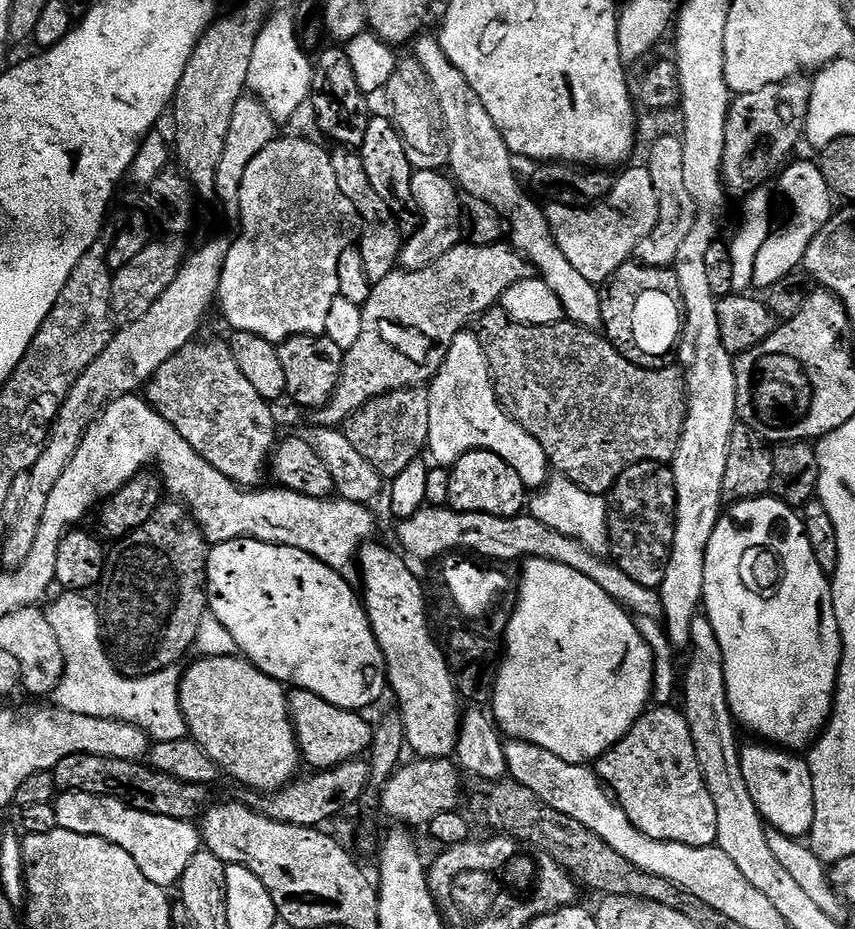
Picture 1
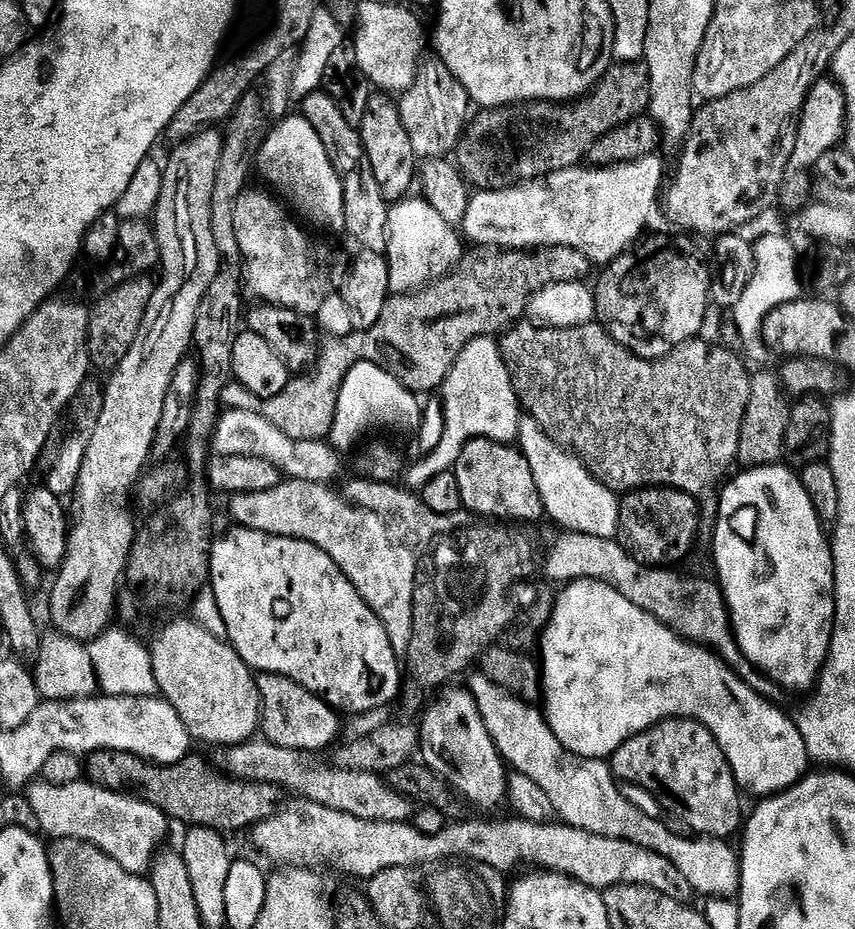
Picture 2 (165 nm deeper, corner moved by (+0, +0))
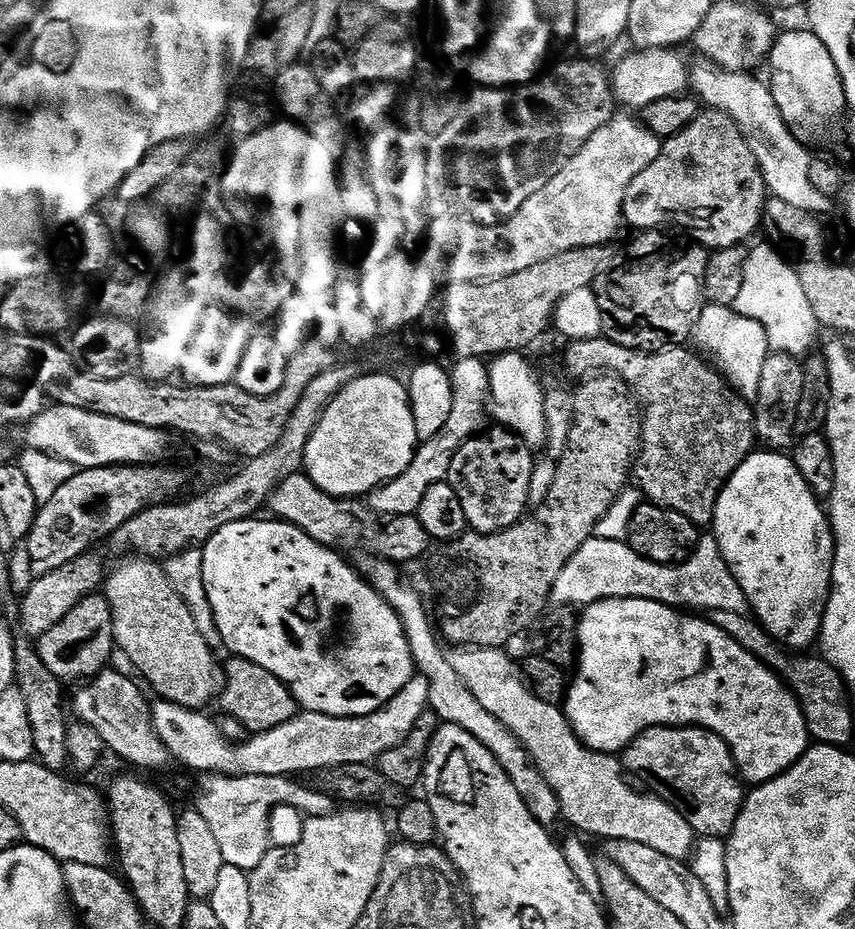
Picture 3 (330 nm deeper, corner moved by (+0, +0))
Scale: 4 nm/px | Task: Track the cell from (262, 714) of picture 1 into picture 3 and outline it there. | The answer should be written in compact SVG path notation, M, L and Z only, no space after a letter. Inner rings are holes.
M139 554L124 560L116 569L107 573L102 585L103 595L108 597L110 610L114 618L114 638L116 648L124 651L124 656L144 675L143 683L153 688L159 699L169 700L183 708L207 709L207 704L217 699L224 688L224 670L221 661L216 661L217 653L202 638L186 602L174 590L170 578L157 561L147 559Z

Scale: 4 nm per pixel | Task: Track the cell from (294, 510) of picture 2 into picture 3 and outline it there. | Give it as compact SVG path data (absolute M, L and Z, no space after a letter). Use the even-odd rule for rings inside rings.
M364 554L360 564L358 563L358 571L371 584L375 592L398 614L406 630L406 638L410 642L410 654L415 671L428 679L430 690L428 703L431 711L438 714L441 722L462 726L464 730L474 734L474 738L478 738L478 742L482 742L482 746L486 746L486 750L490 750L490 754L496 756L502 770L506 770L518 794L522 795L527 809L534 814L535 820L544 827L554 827L557 820L559 822L561 819L562 813L553 787L546 781L545 775L536 764L533 764L532 757L520 744L520 739L506 726L502 726L502 722L498 722L498 718L494 718L490 710L482 707L482 702L478 702L478 698L470 694L470 686L466 686L466 682L458 678L454 666L450 666L448 652L434 627L434 620L429 609L428 612L424 609L423 598L404 581L404 576L400 573L403 571L392 561L371 554Z

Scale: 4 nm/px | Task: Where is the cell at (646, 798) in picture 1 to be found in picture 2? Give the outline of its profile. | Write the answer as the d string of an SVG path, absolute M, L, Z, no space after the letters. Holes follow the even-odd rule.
M663 720L661 724L655 724L653 728L647 728L644 732L640 732L637 736L631 736L617 752L610 758L610 767L612 775L617 781L625 780L628 784L637 784L644 792L656 796L656 800L668 812L673 812L682 823L688 828L693 828L695 835L700 838L711 838L713 840L728 840L732 835L739 833L742 828L742 816L740 820L740 796L742 797L742 789L737 786L736 779L732 773L732 768L728 764L726 754L722 754L722 750L718 746L718 742L714 738L714 734L710 734L710 730L706 730L704 724L699 724L697 720Z

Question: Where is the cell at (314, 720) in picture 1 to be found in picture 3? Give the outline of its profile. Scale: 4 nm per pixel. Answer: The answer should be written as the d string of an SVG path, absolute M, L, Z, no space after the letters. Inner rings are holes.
M232 656L229 661L223 665L224 688L218 697L218 704L225 708L227 715L238 718L252 734L269 732L274 726L282 726L296 717L298 705L289 685L274 678L270 670L262 670L262 666L243 660L241 656Z

